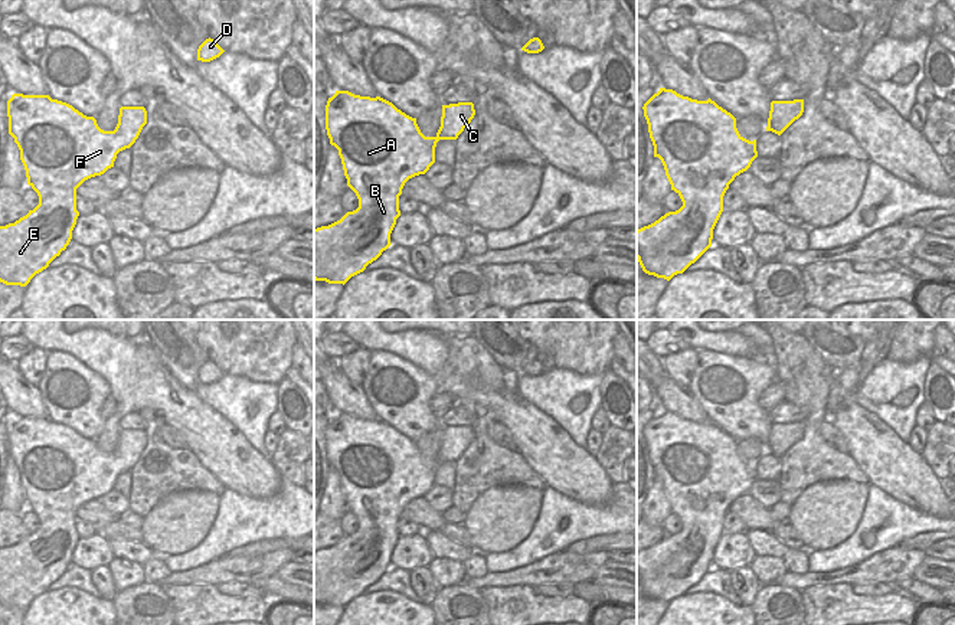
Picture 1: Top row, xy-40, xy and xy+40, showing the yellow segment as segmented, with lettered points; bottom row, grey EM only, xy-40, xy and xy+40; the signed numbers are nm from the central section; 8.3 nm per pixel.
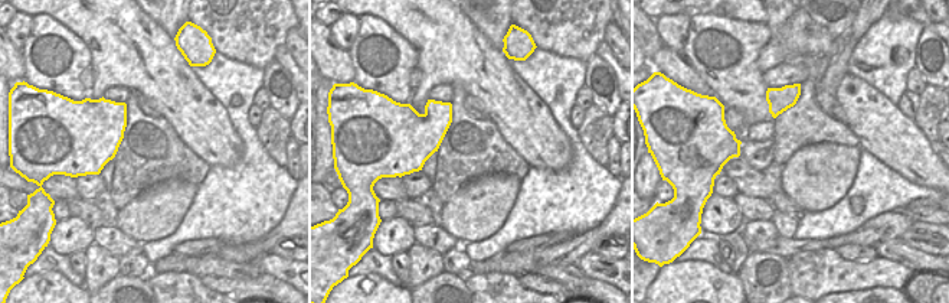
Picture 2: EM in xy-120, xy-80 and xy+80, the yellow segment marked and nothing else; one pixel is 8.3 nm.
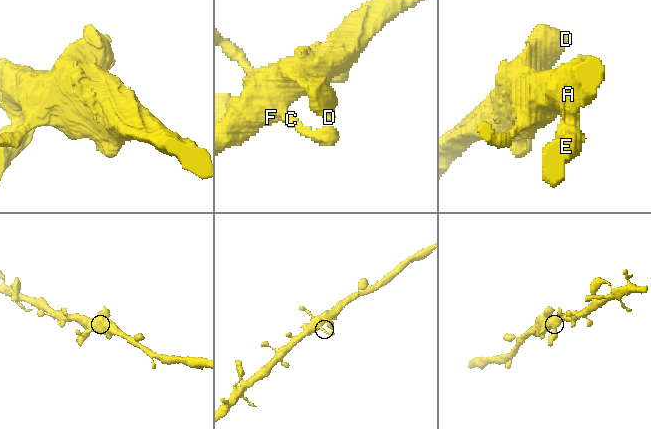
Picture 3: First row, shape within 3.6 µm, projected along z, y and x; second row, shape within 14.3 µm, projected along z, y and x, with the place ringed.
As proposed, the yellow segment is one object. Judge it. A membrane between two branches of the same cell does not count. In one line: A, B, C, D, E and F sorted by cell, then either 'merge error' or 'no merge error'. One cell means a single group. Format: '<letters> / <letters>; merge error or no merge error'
A B C D E F; no merge error

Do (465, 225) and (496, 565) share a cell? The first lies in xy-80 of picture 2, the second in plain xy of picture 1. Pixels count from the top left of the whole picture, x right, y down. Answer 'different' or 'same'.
different

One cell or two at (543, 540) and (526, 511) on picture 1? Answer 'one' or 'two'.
two

